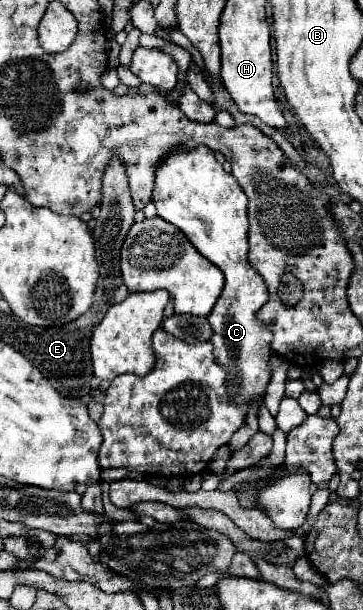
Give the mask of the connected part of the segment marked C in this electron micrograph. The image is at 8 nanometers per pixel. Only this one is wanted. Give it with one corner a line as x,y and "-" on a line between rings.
207,147
193,149
187,153
185,149
175,149
163,165
159,165
159,173
155,177
155,189
153,189
153,203
157,207
157,213
161,219
167,223
175,225
185,233
185,237
193,243
193,247
207,257
213,265
217,265
223,275
225,275
225,289
221,297
217,299
213,311
209,313
209,325
213,329
213,351
215,351
215,363
219,363
225,373
227,373
227,395
235,405
251,405
253,401
263,401
267,383
271,379
271,339
273,333
271,329
257,319
257,311
267,303
269,291
267,285
263,283
263,277
253,269
249,263
249,241
247,241
247,231
249,231
249,221
247,221
247,197
241,191
239,183
231,173
223,169
223,165
215,159
213,151

